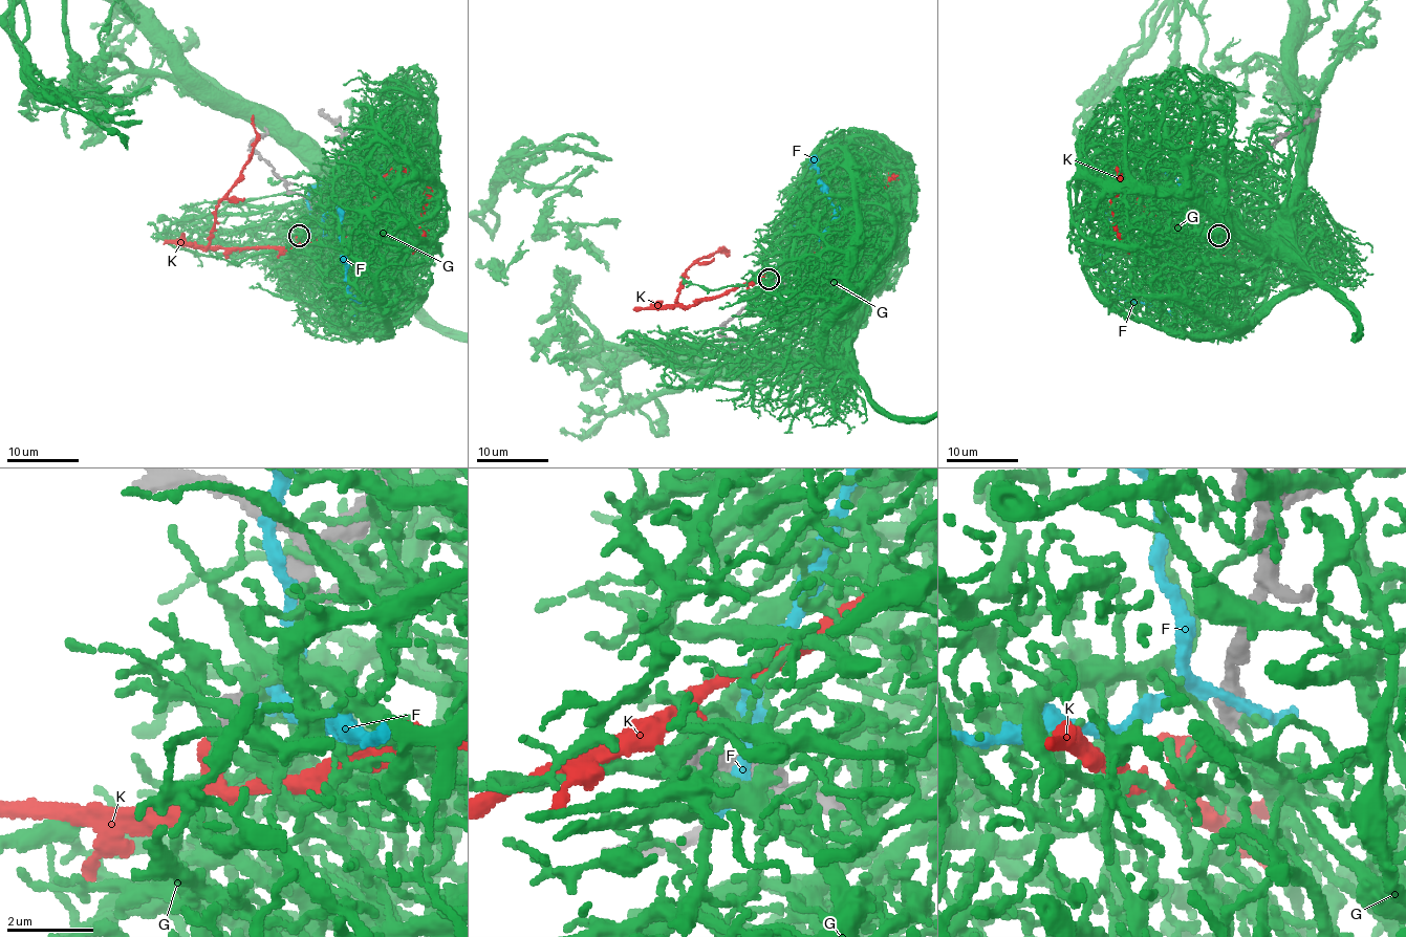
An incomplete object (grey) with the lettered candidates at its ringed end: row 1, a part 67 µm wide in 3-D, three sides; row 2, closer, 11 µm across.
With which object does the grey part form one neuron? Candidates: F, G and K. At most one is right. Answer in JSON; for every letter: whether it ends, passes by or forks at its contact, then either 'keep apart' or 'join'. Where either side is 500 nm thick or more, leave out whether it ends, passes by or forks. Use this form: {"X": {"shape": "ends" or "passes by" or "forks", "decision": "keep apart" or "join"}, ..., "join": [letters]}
{"F": {"shape": "passes by", "decision": "keep apart"}, "G": {"decision": "keep apart"}, "K": {"shape": "passes by", "decision": "join"}, "join": ["K"]}

